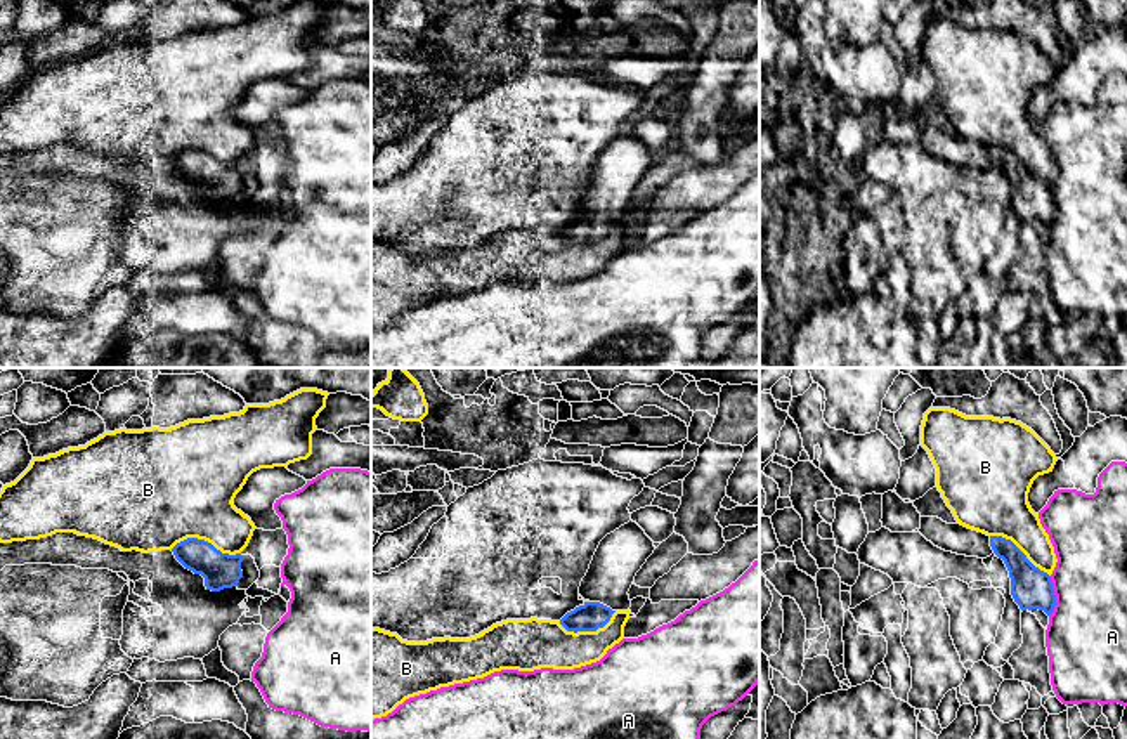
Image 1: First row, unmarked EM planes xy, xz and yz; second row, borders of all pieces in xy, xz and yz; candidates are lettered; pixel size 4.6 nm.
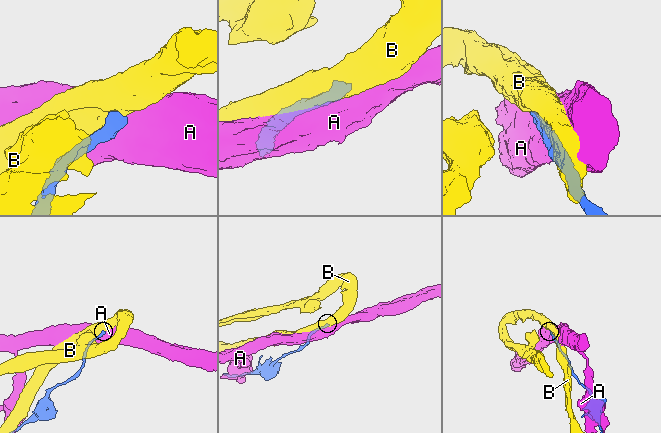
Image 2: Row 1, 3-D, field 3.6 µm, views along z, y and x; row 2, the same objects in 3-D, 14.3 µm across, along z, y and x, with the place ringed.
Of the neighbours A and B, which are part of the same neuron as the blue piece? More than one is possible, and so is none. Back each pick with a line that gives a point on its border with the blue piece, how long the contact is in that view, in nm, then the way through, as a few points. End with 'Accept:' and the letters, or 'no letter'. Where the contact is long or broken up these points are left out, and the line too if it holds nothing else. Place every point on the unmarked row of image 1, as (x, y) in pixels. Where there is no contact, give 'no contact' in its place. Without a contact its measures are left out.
Accept: no letter

